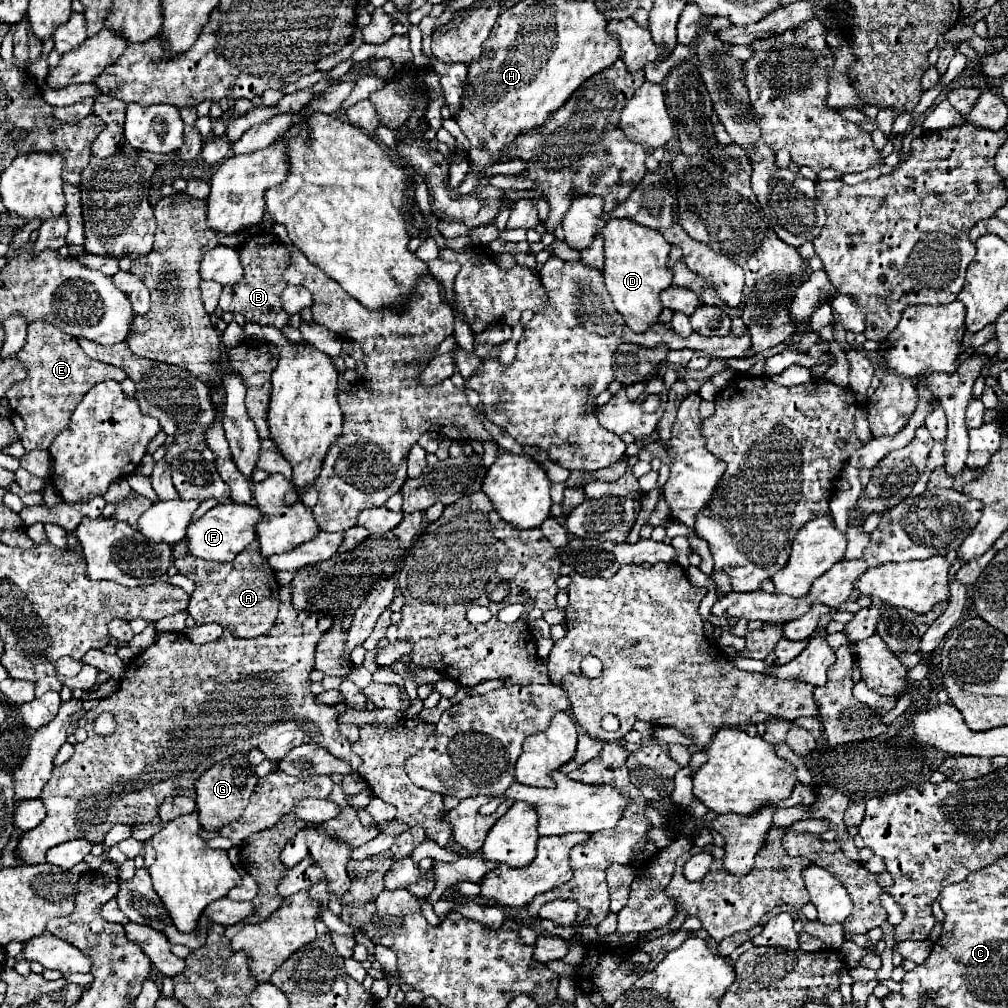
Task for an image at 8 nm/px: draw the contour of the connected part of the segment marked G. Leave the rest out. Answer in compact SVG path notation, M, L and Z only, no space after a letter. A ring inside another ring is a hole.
M233 755L229 759L223 759L223 763L217 763L211 769L207 769L197 781L197 799L195 799L201 827L205 831L221 831L221 827L239 819L245 811L245 805L249 803L249 797L257 781L259 777L255 775L253 765L249 765L247 755Z

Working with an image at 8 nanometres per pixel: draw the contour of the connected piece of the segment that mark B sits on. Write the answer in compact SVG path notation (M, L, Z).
M261 231L257 235L251 235L247 243L239 245L239 255L245 267L245 279L241 279L237 285L223 287L219 307L223 311L241 313L247 321L253 321L259 325L273 325L277 329L289 325L289 315L281 305L281 291L287 287L283 279L283 271L291 263L289 249L281 241L277 241L275 235Z

